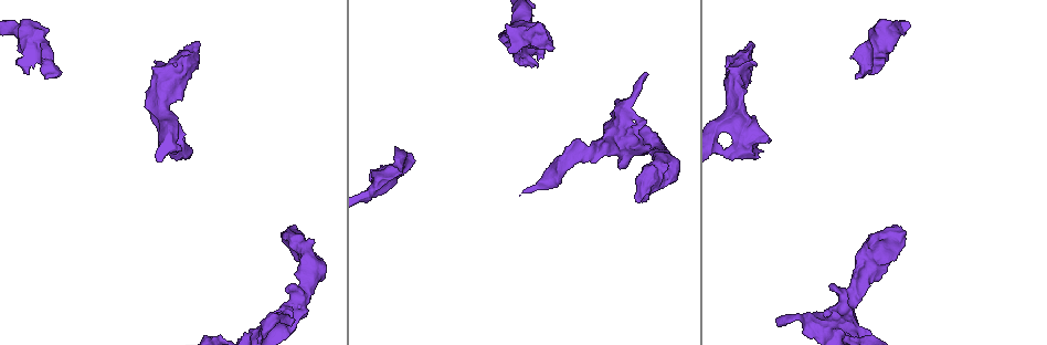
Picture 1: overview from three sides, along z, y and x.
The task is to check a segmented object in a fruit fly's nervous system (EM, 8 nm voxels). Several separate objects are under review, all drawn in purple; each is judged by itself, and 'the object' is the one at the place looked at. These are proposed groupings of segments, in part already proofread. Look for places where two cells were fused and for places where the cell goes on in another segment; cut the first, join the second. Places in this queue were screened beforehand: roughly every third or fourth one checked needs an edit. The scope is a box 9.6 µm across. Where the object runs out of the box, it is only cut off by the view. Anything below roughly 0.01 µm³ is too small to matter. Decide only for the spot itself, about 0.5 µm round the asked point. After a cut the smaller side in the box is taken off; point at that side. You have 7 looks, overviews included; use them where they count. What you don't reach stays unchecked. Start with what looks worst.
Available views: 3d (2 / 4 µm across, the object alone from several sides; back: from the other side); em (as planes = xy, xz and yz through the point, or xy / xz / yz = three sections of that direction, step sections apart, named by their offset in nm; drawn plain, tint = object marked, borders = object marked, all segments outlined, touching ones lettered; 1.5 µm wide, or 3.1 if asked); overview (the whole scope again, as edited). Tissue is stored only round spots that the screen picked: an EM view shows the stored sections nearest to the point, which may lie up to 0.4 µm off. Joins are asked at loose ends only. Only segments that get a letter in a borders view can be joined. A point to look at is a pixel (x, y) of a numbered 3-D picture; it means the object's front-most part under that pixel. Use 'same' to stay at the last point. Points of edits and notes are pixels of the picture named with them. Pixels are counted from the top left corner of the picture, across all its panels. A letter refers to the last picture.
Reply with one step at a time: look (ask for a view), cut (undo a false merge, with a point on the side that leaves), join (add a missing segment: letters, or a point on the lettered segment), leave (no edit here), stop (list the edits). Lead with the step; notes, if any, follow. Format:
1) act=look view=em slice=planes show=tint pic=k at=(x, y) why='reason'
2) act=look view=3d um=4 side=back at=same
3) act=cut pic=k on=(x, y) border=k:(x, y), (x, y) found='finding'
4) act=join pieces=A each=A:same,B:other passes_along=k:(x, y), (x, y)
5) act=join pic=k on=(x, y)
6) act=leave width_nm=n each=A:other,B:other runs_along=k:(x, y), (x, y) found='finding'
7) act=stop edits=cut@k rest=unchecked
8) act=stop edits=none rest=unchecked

act=look view=3d um=4 pic=1 at=(294, 318) why='an open end'

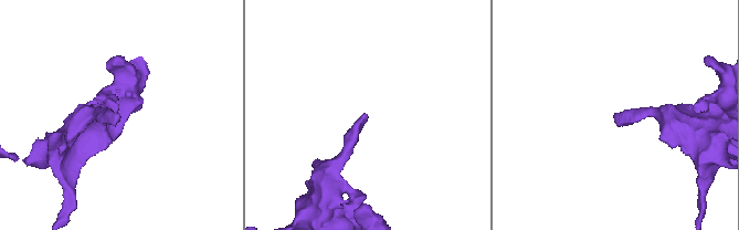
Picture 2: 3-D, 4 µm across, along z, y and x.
act=look view=em slice=planes show=borders pic=2 at=(366, 115) why='shape alone is not enough'

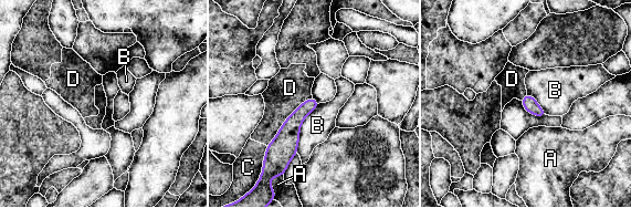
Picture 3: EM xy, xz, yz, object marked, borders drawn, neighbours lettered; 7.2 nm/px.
act=leave each=A:other,B:other,C:other,D:other border=3:(319, 103), (302, 123), (296, 153) found='none of them fits'

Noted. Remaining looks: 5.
act=look view=em slice=xy step=4 show=tint pic=1 at=(505, 44) why='stops while still wide'

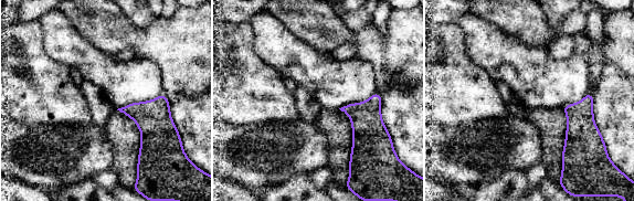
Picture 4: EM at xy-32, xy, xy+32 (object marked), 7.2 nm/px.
act=look view=em slice=planes show=borders at=same

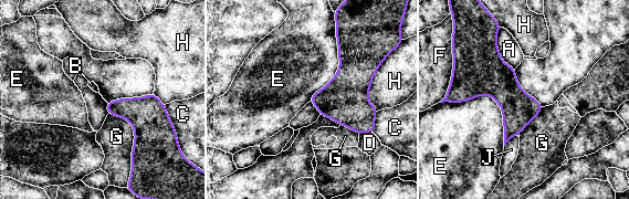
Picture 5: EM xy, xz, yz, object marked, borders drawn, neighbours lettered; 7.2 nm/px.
act=leave each=A:other,B:other,C:other,D:other,E:other,F:other,G:other,H:other,J:other border=5:(450, 102), (490, 95), (504, 145) found='none of them fits'

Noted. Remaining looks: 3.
act=look view=3d um=4 pic=1 at=(856, 50) why='an open end'

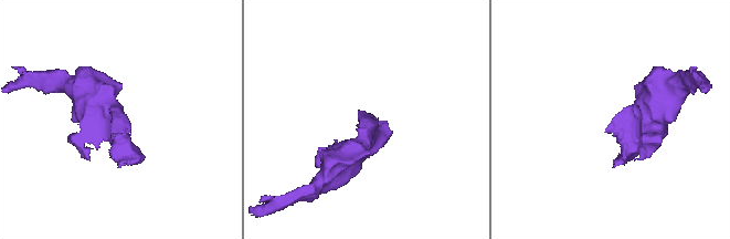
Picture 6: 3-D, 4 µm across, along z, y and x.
act=look view=em slice=planes show=borders pic=6 at=(122, 118) why='shape alone is not enough'

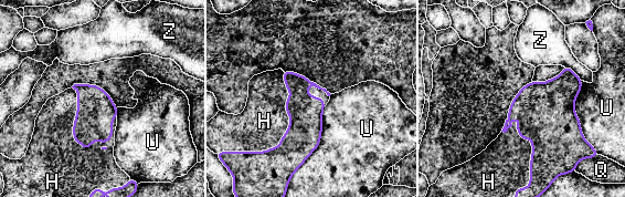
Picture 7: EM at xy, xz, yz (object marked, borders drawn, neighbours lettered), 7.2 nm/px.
act=join pic=7 on=(264, 121) each=H:same,Q:other,U:other,Z:other passes_along=7:(303, 137), (288, 125), (264, 121) found='the cell continues'

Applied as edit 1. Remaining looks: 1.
act=stop edits=join@7 rest=unchecked

